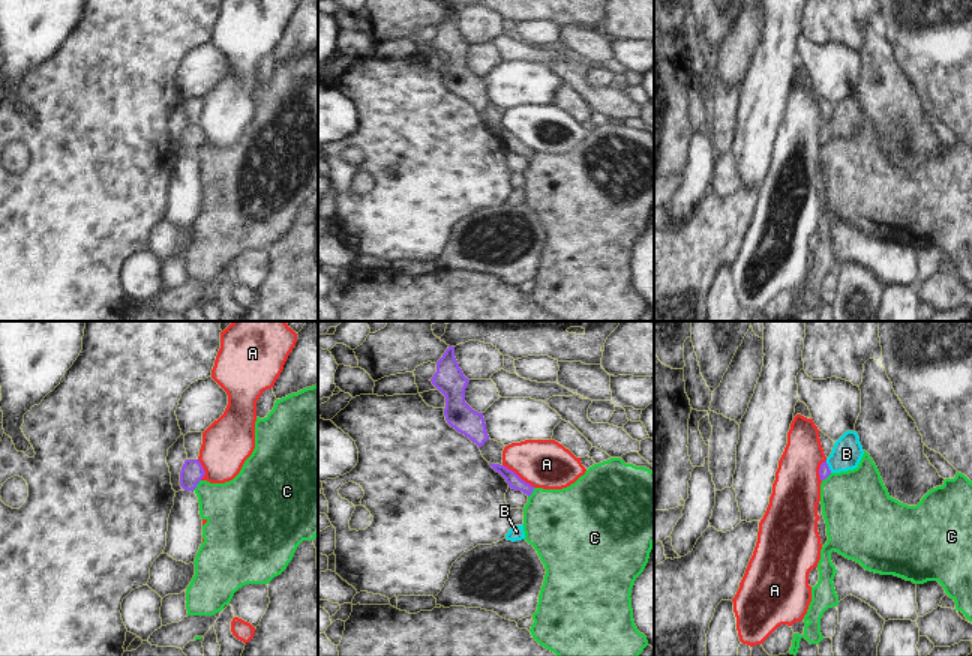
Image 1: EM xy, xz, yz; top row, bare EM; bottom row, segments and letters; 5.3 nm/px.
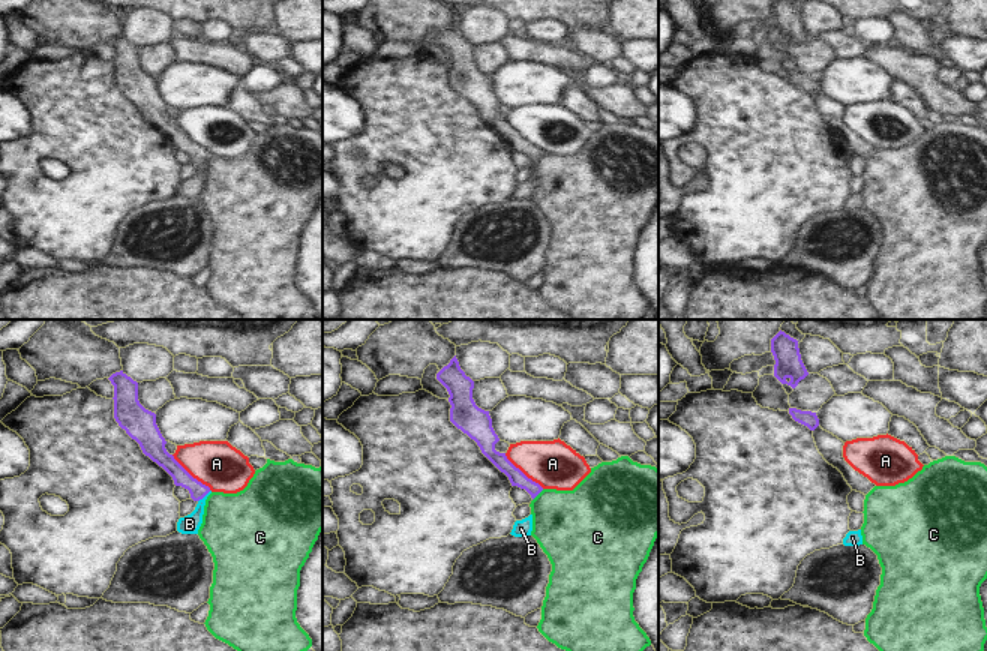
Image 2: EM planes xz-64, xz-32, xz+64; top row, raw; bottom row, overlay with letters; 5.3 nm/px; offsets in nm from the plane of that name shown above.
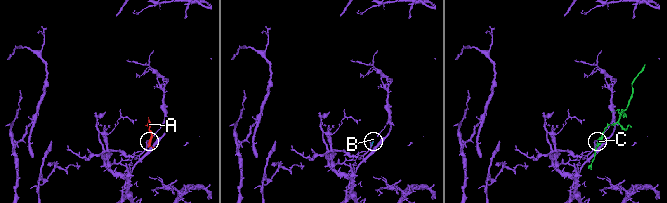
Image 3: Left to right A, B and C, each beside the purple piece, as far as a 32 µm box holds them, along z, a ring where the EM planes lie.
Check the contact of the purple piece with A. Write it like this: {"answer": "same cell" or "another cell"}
{"answer": "another cell"}

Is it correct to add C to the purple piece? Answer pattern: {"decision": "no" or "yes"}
{"decision": "no"}

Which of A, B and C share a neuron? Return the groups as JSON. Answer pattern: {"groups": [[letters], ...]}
{"groups": [["A"], ["B"], ["C"]]}

